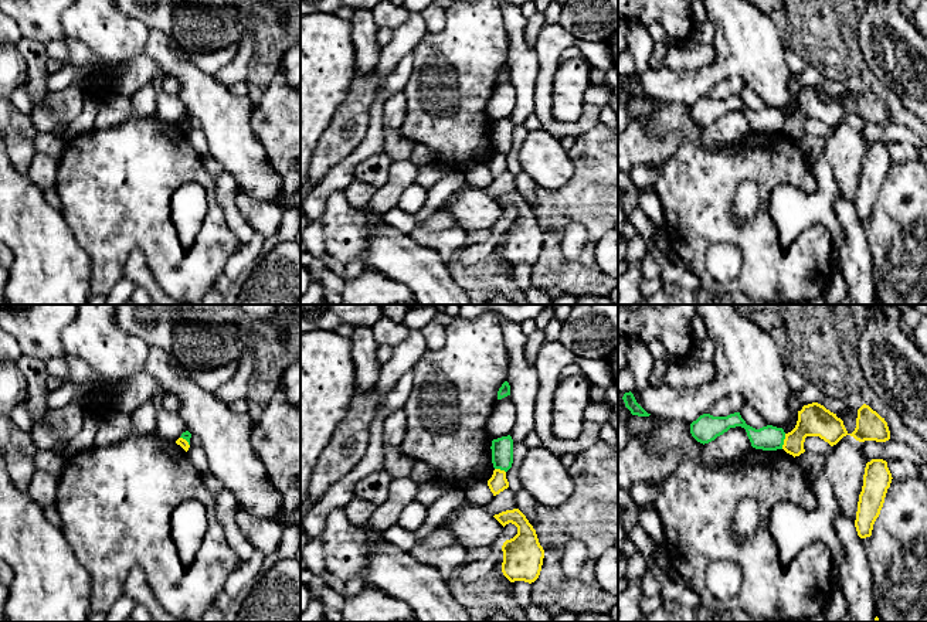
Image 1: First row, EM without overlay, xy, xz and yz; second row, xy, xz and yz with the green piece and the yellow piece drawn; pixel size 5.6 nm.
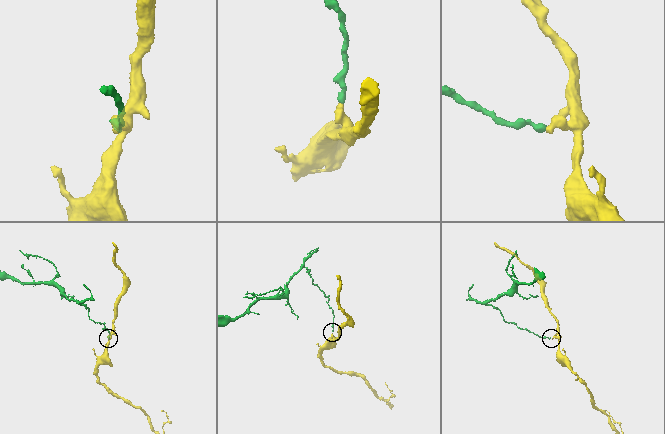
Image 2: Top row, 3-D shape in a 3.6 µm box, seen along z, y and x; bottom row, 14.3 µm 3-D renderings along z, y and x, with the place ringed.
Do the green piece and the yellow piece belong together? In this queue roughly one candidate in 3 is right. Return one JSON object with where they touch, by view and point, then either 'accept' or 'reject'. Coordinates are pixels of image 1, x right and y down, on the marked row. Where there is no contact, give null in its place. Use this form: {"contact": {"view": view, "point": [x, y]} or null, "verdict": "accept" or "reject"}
{"contact": {"view": "yz", "point": [783, 441]}, "verdict": "reject"}

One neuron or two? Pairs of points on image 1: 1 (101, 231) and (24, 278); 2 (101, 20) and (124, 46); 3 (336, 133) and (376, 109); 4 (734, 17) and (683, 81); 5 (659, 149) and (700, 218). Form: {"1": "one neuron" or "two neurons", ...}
{"1": "two neurons", "2": "one neuron", "3": "two neurons", "4": "one neuron", "5": "two neurons"}

